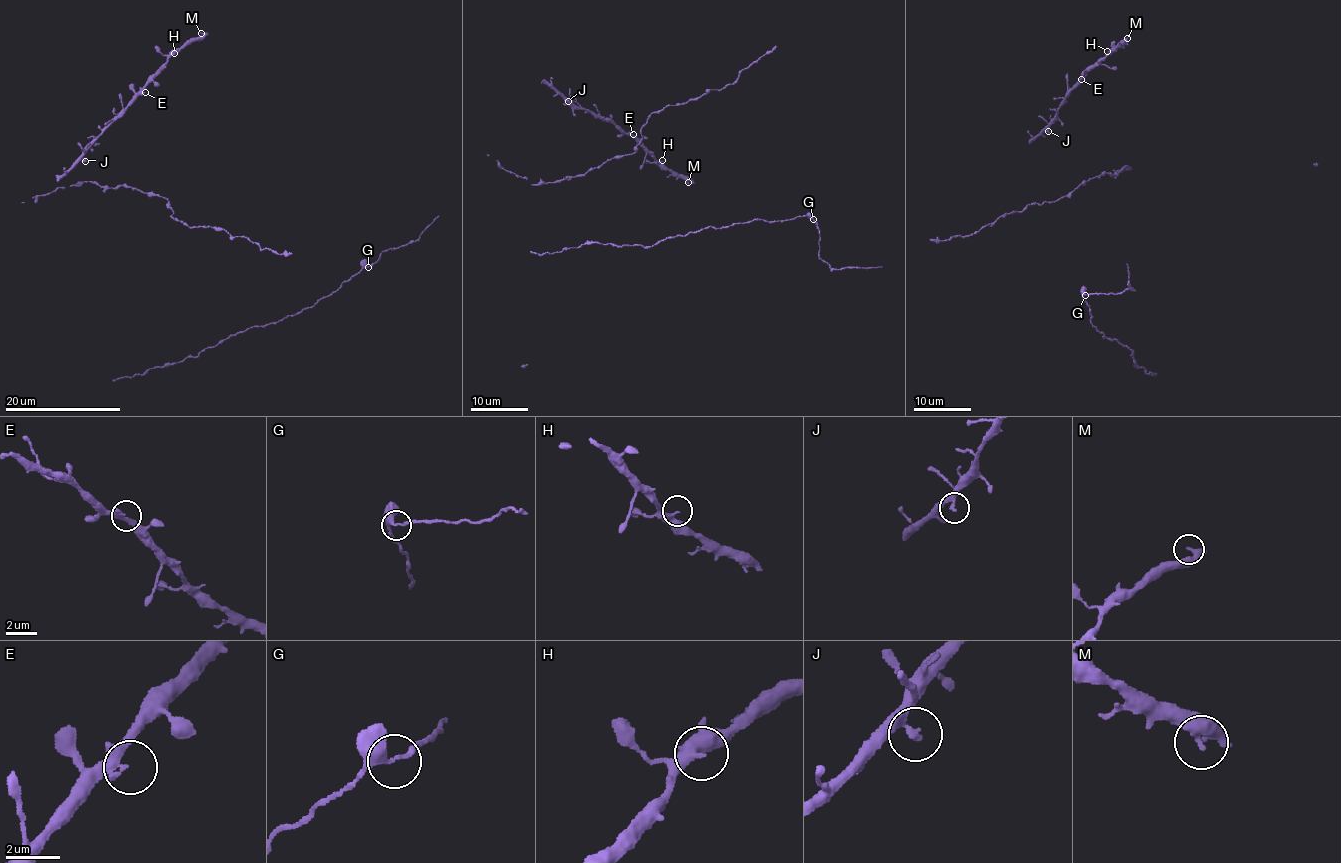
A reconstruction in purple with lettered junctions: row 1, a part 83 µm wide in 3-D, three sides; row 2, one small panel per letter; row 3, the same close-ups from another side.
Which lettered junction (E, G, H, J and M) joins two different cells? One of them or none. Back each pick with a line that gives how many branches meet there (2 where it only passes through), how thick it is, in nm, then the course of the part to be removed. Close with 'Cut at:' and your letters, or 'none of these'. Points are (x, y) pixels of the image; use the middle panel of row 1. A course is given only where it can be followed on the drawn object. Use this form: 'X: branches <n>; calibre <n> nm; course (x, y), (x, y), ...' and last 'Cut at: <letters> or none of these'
Cut at: none of these

